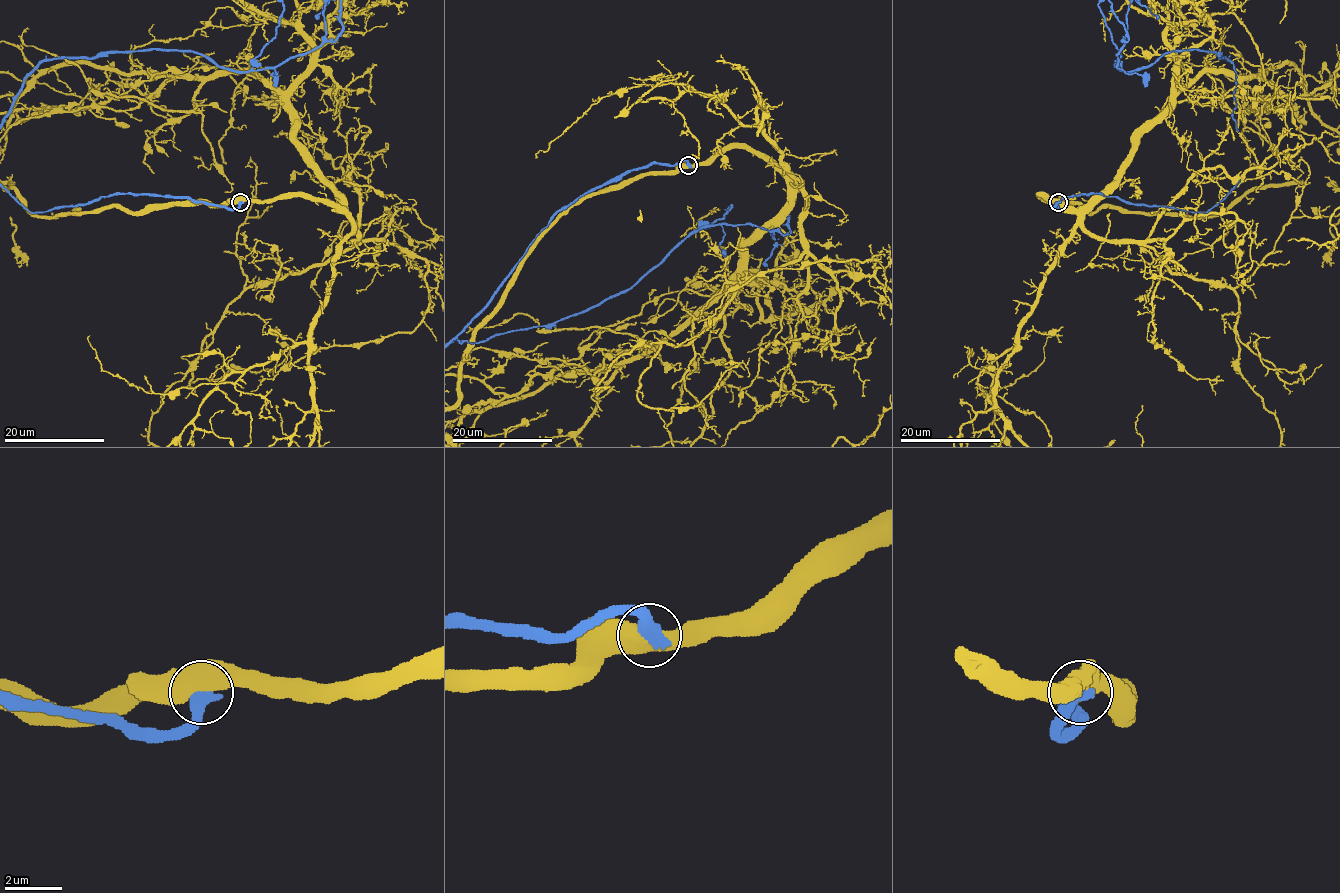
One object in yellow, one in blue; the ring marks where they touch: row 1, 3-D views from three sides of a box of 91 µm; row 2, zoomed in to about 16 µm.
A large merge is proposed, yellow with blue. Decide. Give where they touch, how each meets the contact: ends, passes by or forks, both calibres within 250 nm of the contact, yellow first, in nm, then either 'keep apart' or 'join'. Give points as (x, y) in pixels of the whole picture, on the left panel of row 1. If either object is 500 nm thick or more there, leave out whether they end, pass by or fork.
(240, 202) | 600/500 nm | keep apart

